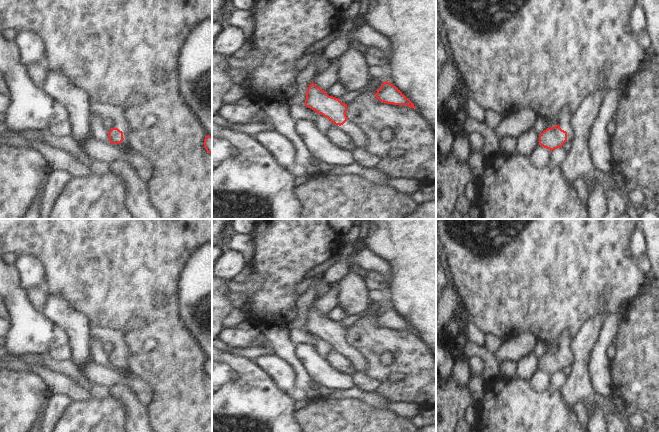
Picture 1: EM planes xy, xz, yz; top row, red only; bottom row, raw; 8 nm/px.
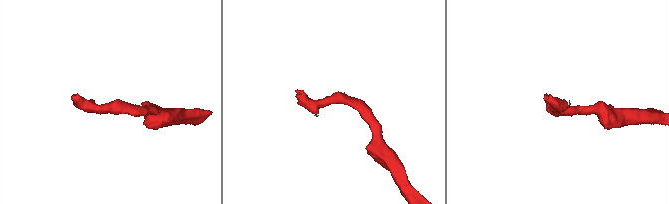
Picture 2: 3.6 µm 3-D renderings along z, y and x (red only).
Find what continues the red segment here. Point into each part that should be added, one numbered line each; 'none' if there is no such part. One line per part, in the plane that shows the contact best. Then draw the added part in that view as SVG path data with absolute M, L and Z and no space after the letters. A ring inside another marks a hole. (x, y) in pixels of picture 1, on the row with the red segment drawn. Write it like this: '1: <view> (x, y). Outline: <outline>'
1: yz (564, 117). Outline: M568 105L564 106L558 114L558 124L560 128L567 132L567 141L571 143L574 139L574 129L571 125L572 108Z

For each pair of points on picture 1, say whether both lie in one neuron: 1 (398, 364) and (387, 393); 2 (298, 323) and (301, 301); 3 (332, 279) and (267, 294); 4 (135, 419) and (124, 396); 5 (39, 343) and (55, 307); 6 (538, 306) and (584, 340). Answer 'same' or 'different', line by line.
1: same
2: same
3: different
4: same
5: different
6: different

